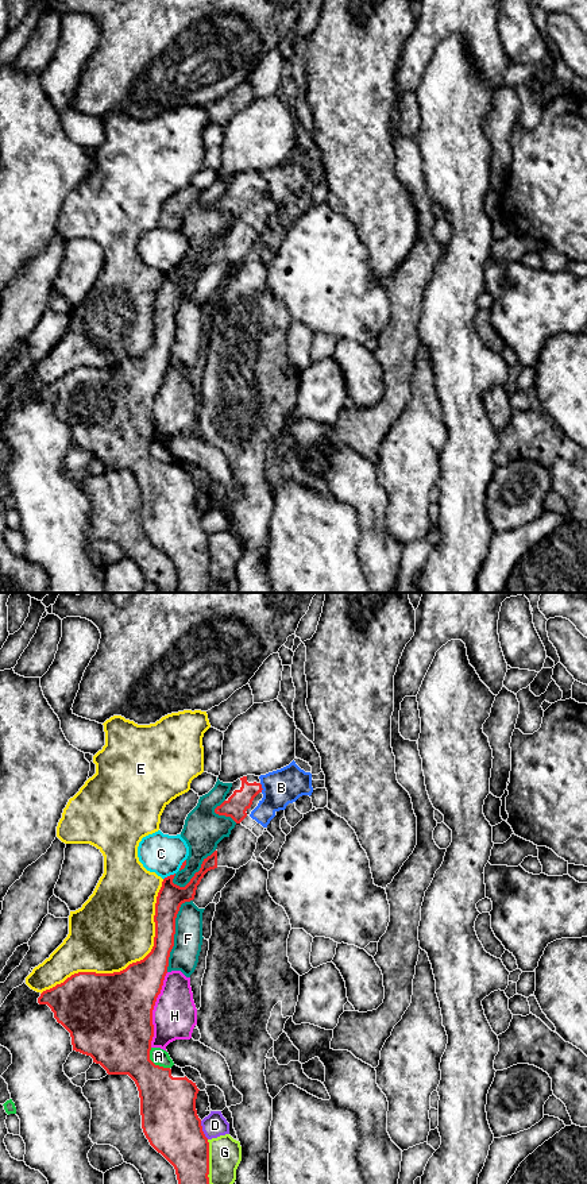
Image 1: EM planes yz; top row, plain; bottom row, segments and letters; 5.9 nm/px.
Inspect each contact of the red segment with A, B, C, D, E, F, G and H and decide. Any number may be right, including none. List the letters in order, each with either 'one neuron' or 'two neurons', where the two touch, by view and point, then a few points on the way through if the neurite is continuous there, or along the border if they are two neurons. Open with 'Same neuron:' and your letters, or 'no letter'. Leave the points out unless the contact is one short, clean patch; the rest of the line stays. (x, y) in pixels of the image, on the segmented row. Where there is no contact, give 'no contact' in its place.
Same neuron: B
A: two neurons; meets red in yz at (153, 1063)
B: one neuron; meets red in yz at (261, 787); runs through yz (242, 799), (251, 790), (261, 787), (281, 787)
C: two neurons; meets red in yz at (170, 875); border along yz (174, 872), (163, 879)
D: two neurons; meets red in yz at (201, 1130)
E: two neurons; meets red in yz at (132, 963)
F: two neurons; meets red in yz at (174, 933)
G: two neurons; meets red in yz at (208, 1161)
H: two neurons; meets red in yz at (153, 1009)

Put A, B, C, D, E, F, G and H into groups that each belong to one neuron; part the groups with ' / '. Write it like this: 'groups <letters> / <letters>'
groups A / B / C / D / E / F / G / H

